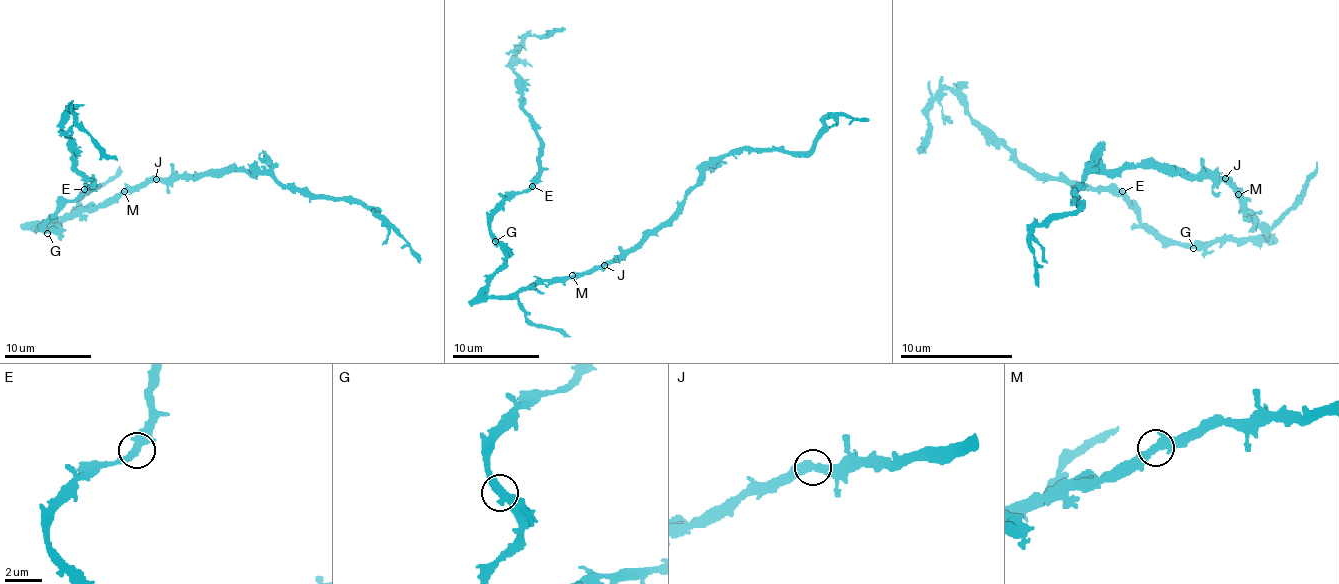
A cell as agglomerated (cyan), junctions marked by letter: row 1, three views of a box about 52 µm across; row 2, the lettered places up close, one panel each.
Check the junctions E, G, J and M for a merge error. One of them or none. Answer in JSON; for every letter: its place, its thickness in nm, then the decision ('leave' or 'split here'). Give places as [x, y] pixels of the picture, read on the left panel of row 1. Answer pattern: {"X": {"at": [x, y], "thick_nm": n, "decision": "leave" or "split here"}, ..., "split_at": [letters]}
{"E": {"at": [84, 189], "thick_nm": 480, "decision": "leave"}, "G": {"at": [47, 233], "thick_nm": 440, "decision": "leave"}, "J": {"at": [156, 179], "thick_nm": 460, "decision": "leave"}, "M": {"at": [124, 191], "thick_nm": 440, "decision": "leave"}, "split_at": []}

